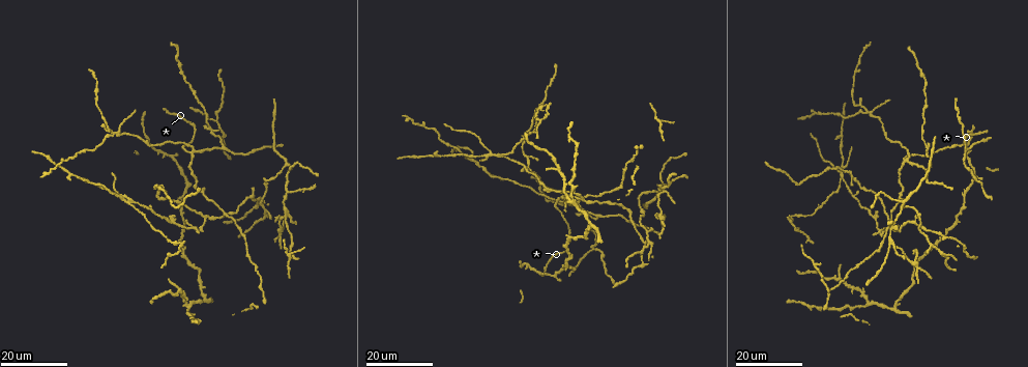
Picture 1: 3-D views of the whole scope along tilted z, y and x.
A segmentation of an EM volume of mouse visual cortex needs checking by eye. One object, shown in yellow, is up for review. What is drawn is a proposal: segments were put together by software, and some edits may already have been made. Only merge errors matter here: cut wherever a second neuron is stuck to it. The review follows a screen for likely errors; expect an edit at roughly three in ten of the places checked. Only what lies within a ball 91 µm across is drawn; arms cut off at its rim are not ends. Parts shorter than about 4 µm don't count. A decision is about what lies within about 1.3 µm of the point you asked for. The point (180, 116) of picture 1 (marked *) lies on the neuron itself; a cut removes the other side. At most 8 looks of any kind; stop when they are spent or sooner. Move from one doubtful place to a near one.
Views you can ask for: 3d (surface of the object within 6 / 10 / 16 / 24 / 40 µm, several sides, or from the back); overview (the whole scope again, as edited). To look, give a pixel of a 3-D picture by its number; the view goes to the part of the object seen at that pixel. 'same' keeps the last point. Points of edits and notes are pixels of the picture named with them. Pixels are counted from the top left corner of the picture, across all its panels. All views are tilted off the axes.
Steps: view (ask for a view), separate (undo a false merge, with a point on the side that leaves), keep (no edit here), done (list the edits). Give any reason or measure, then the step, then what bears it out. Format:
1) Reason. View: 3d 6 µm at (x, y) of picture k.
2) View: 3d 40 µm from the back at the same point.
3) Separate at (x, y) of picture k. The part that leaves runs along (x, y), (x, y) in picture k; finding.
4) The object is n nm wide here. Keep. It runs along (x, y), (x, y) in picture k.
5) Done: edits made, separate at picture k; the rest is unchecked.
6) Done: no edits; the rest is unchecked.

Three arms meet. View: 3d 24 µm at (906, 157) of picture 1.

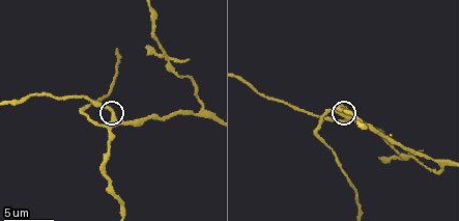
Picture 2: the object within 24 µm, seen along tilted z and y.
View: 3d 6 µm at (114, 118) of picture 2.

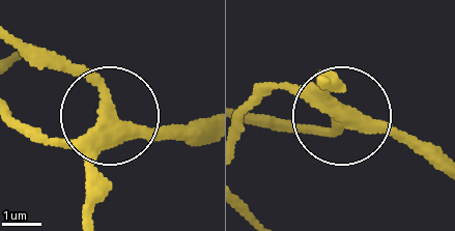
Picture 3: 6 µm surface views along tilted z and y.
The object is 330 nm wide here. Keep. It runs along (252, 108), (293, 83), (340, 113), (429, 139) in picture 3; one neuron here.

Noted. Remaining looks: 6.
Side arm on a straight run. View: 3d 24 µm at (286, 161) of picture 1.

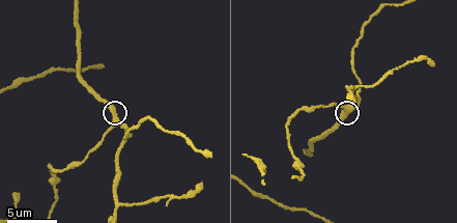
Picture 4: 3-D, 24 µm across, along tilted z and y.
Closer look. View: 3d 10 µm at (118, 118) of picture 4.

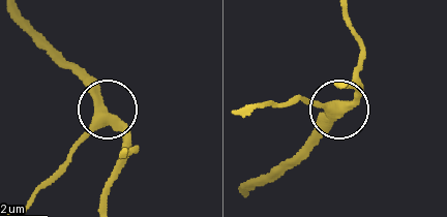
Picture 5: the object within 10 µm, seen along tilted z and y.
Keep. All the same neuron.

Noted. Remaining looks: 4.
View: 3d 16 µm at (168, 291) of picture 1.

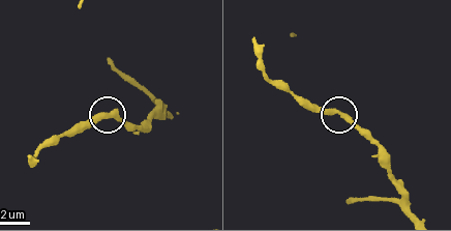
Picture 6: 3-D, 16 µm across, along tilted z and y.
Closer look. View: 3d 6 µm at (113, 112) of picture 6.

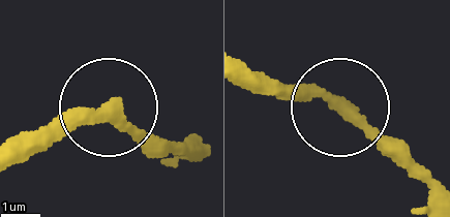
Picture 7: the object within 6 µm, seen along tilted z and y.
Keep. It runs along (430, 192), (326, 101), (252, 92) in picture 7; one neuron here.

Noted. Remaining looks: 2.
Arms part here. View: 3d 24 µm at (485, 165) of picture 1.

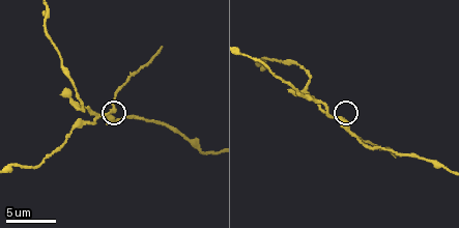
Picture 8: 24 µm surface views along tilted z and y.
Closer look. View: 3d 6 µm at (109, 113) of picture 8.

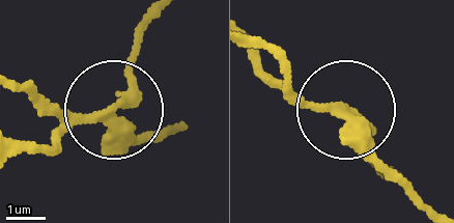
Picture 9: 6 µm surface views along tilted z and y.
Separate at (50, 148) of picture 9. The part that leaves runs along (80, 120), (55, 143), (21, 149) in picture 9; a second neuron is stuck on.

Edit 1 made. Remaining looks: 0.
Done: edits made, separate at picture 9; the rest is unchecked.

